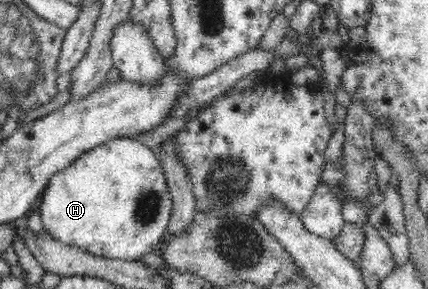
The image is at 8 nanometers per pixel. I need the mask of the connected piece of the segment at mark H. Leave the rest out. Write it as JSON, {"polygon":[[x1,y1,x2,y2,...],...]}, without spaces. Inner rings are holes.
{"polygon":[[131,137,108,140,77,157,46,185,40,206,43,226,55,240,113,260,138,260,157,247,172,213,173,201,162,162,141,141]]}

